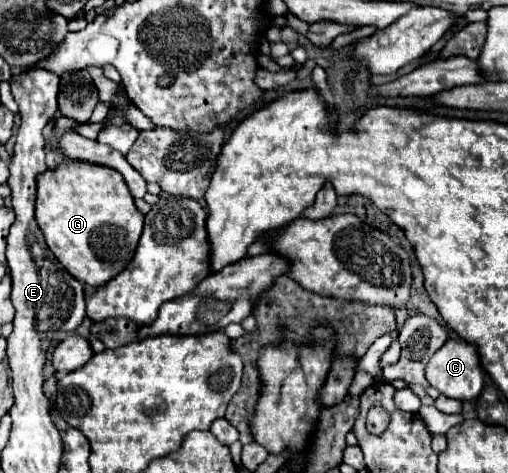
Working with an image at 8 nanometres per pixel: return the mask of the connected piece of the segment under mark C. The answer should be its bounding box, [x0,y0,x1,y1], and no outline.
[426,340,484,400]

